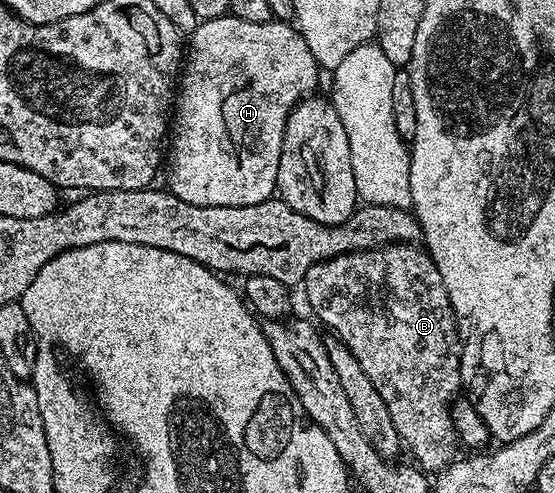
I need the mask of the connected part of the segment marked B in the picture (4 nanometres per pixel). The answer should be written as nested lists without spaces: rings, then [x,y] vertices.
[[[398,243],[385,247],[379,247],[376,250],[352,251],[348,254],[334,256],[333,259],[323,260],[321,263],[314,264],[309,272],[306,273],[302,284],[302,291],[308,298],[308,303],[312,306],[312,311],[329,327],[331,334],[335,338],[341,339],[350,353],[358,361],[358,365],[374,381],[374,389],[382,393],[382,401],[386,401],[386,409],[390,409],[390,417],[394,421],[394,429],[398,429],[403,446],[412,450],[412,455],[417,464],[425,472],[440,471],[443,467],[448,467],[452,463],[452,458],[456,455],[458,436],[456,426],[452,420],[452,408],[462,391],[462,380],[460,377],[460,353],[462,350],[462,331],[458,326],[458,320],[455,311],[452,310],[452,302],[446,293],[446,285],[442,281],[442,273],[438,273],[436,262],[432,259],[427,250],[421,249],[416,245],[407,243]]]

